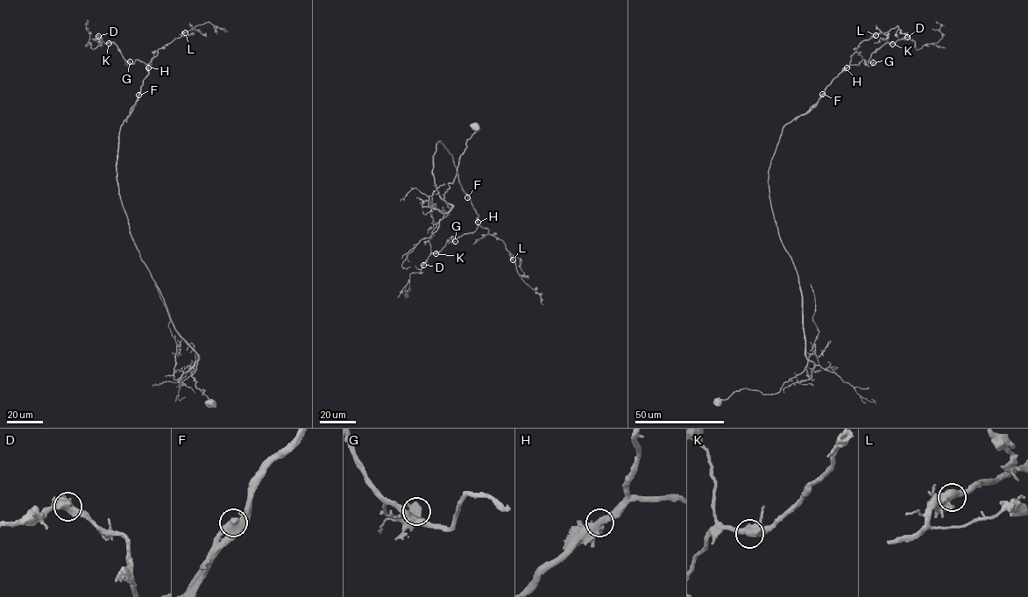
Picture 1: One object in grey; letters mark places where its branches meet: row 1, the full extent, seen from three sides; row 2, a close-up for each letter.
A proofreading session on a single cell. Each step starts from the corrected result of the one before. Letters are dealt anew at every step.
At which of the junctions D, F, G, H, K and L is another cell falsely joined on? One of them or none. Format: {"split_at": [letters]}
{"split_at": ["F"]}

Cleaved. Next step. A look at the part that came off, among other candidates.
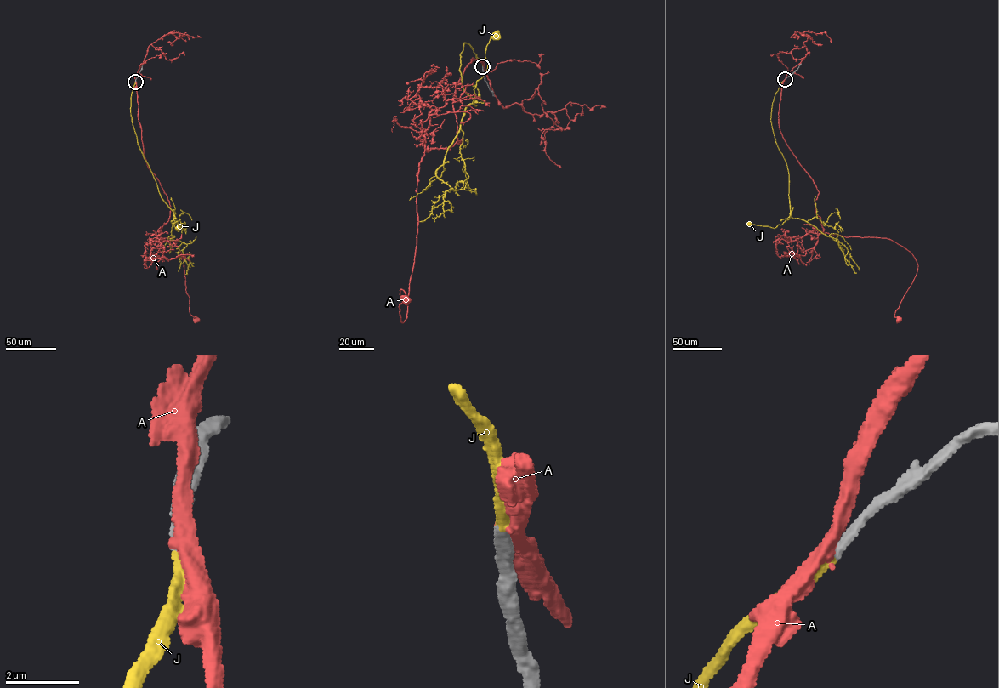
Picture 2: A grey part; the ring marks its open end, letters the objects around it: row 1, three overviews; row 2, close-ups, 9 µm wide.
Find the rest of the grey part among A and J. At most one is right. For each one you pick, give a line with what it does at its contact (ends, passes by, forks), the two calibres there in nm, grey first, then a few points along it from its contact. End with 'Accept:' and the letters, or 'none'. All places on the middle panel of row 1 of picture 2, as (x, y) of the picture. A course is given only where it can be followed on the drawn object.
J: it ends; calibres 320 and 280 nm; course (482, 66), (463, 43), (459, 71), (472, 103), (487, 67), (486, 47), (495, 35)
Accept: J

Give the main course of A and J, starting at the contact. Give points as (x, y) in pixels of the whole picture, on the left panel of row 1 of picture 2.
A: (135, 81), (144, 158), (169, 203), (170, 216), (158, 236), (173, 238), (183, 258), (190, 313), (196, 319)
J: (135, 82), (130, 110), (137, 142), (161, 199), (173, 212), (174, 226), (178, 231), (174, 229), (178, 227)

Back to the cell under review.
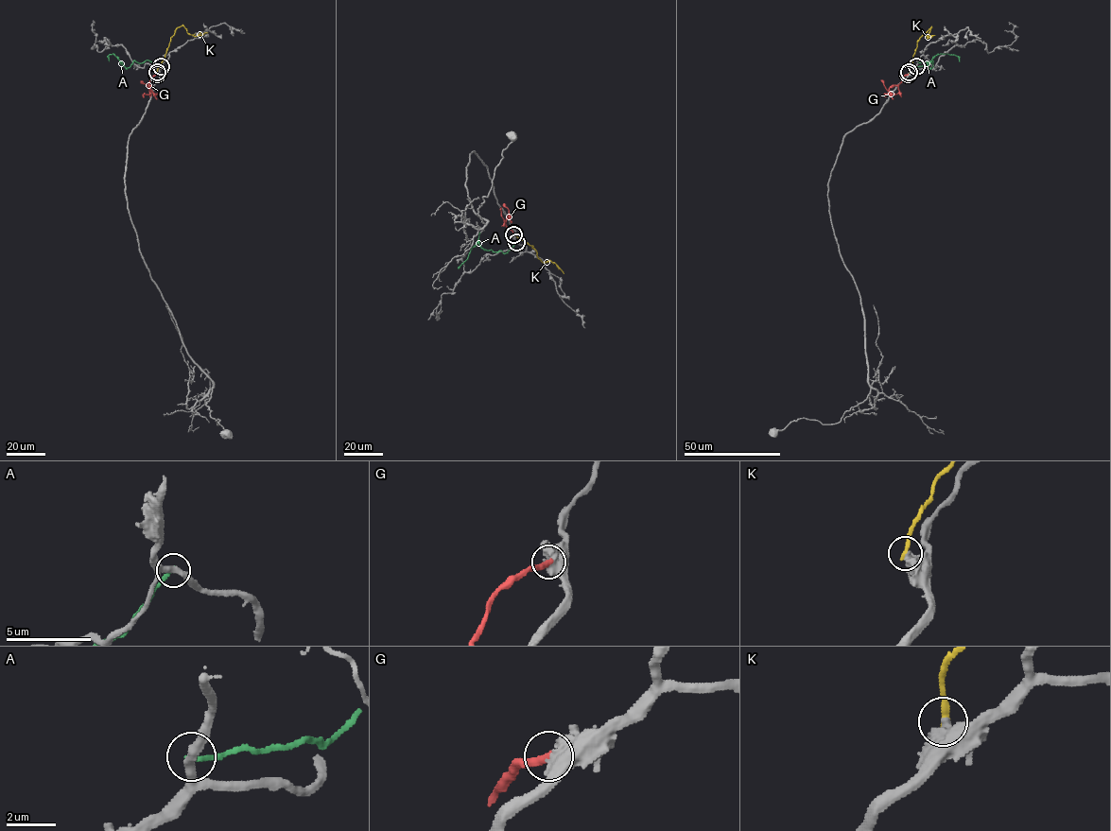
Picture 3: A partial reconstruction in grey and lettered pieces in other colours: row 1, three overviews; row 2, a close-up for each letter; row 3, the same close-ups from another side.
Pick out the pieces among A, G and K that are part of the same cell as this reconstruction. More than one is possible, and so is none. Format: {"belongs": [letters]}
{"belongs": []}

